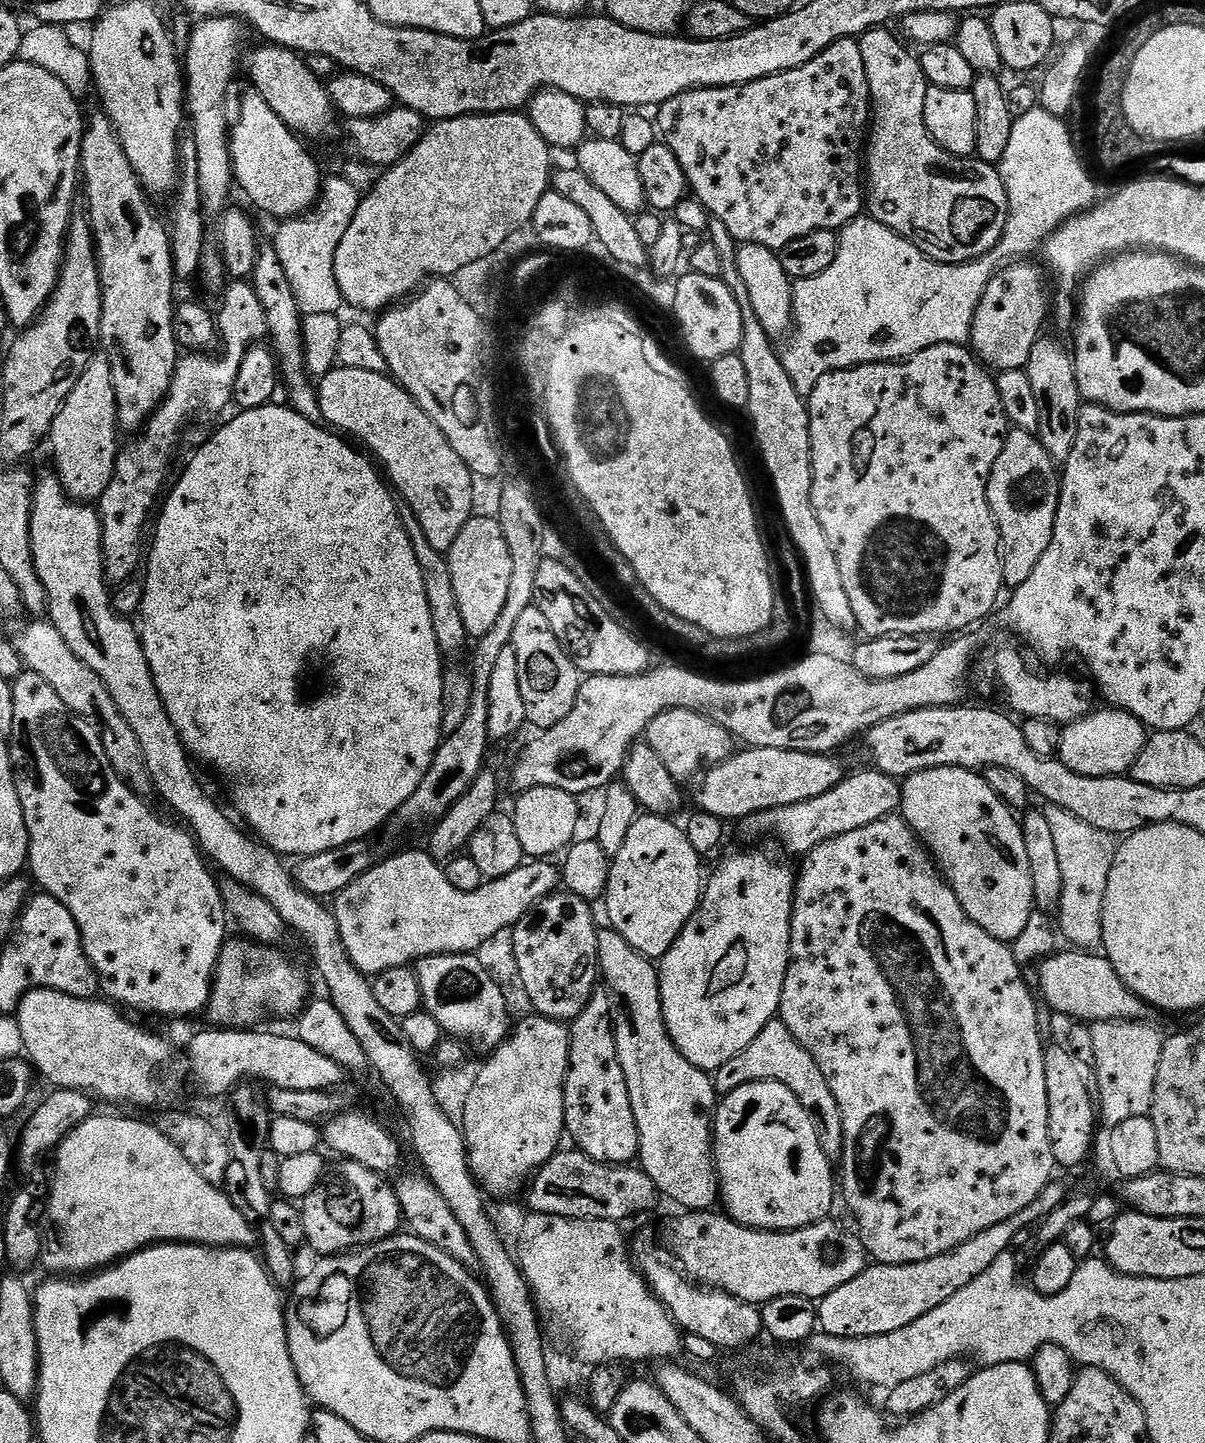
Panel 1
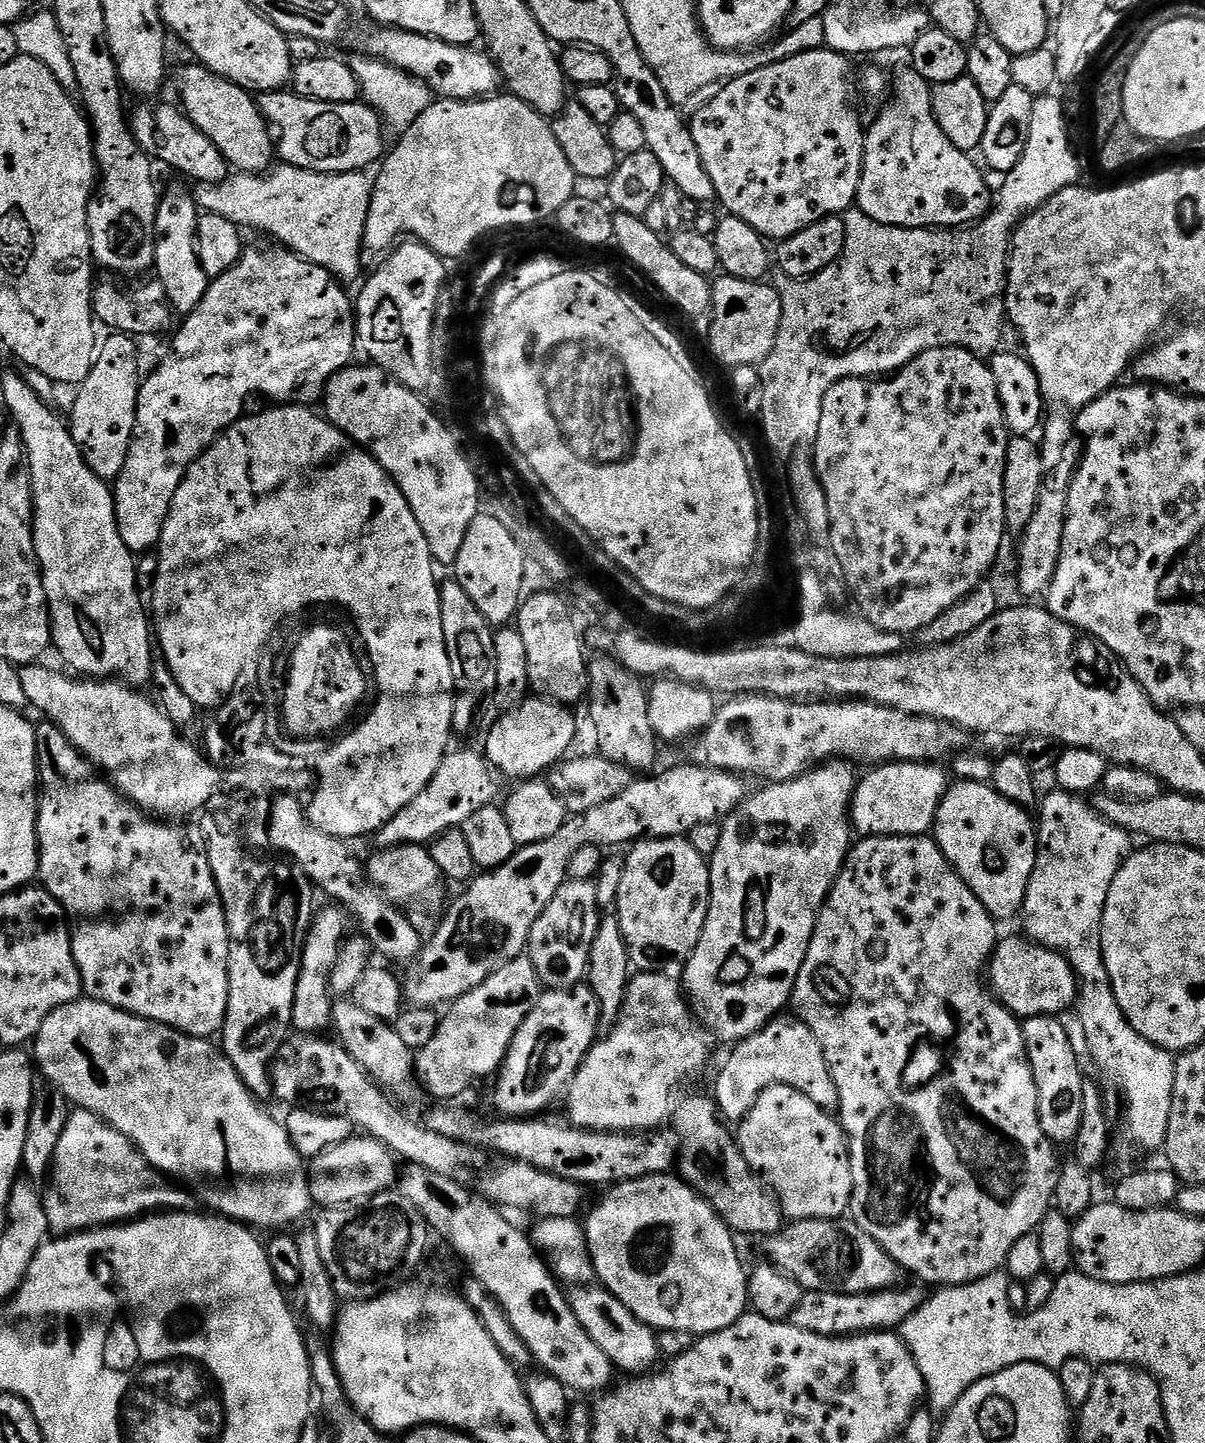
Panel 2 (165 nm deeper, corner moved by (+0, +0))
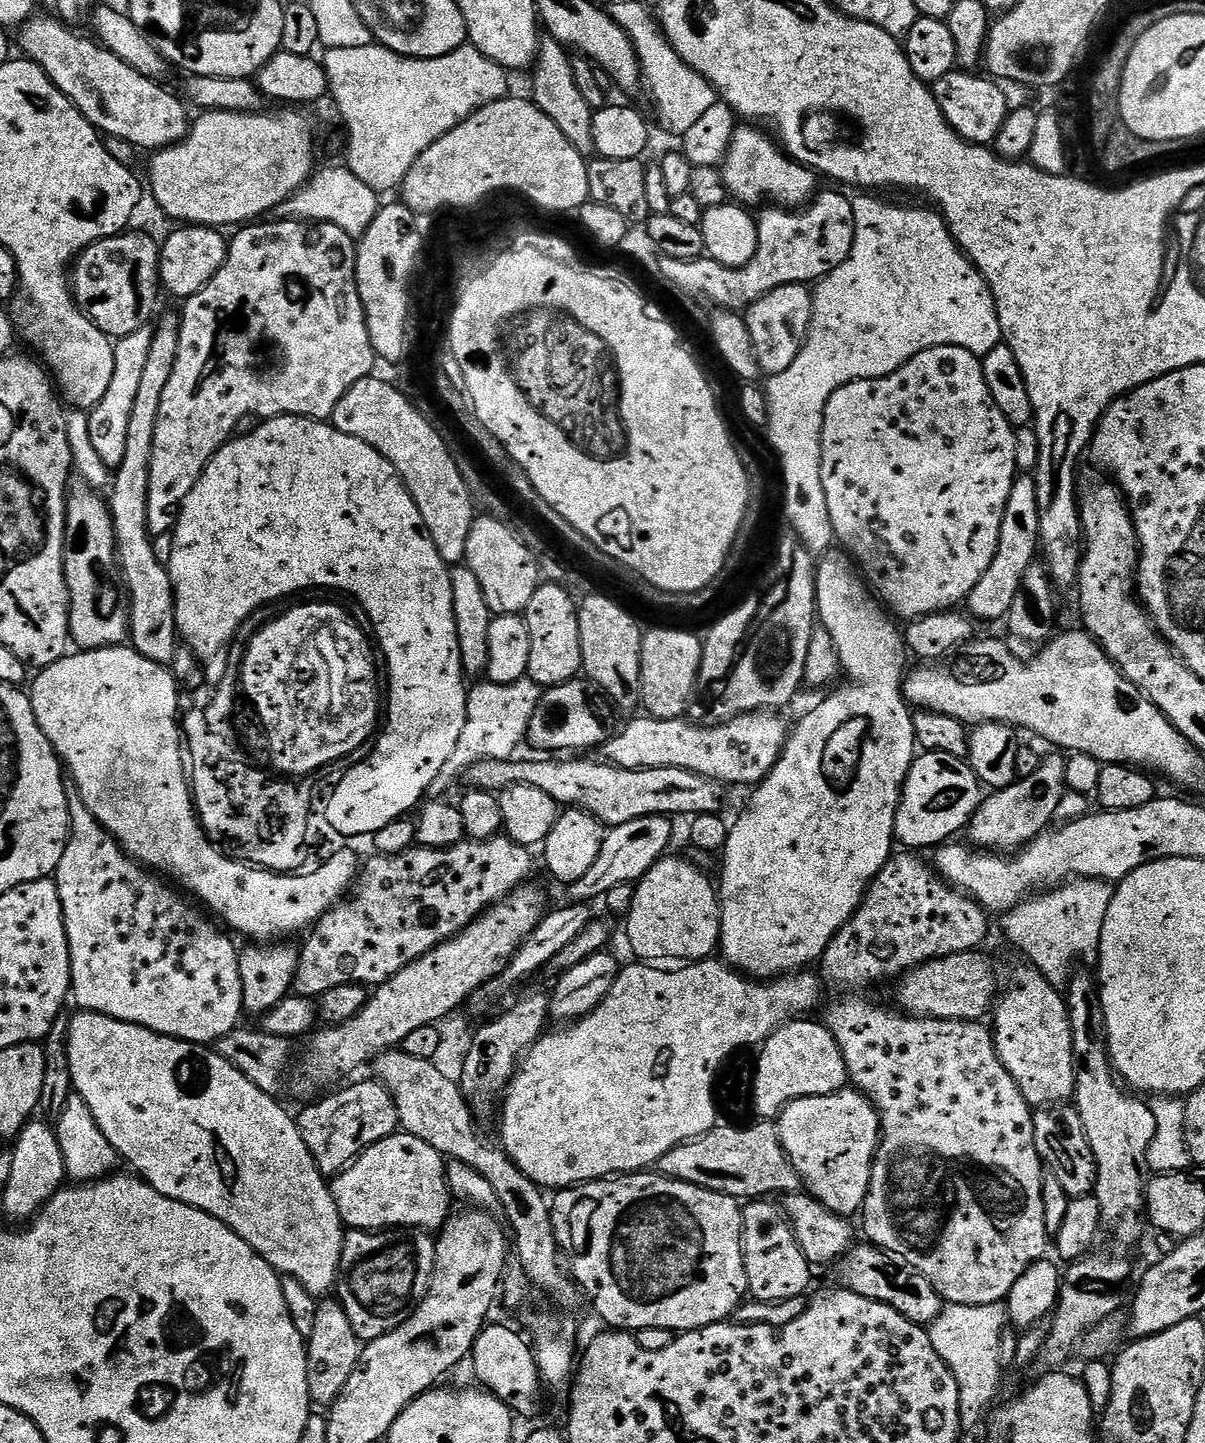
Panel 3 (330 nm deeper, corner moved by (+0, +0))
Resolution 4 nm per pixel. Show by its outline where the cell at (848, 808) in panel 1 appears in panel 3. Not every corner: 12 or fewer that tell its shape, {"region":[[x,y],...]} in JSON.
{"region":[[921,751],[896,811],[905,849],[972,823],[982,785],[967,759]]}

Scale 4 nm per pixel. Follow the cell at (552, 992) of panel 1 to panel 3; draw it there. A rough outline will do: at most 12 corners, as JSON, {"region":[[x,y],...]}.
{"region":[[634,818],[611,829],[576,902],[639,882],[669,851],[673,821]]}

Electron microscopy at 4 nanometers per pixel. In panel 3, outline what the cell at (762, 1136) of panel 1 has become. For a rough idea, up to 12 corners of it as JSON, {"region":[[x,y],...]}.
{"region":[[849,1086],[775,1121],[807,1195],[864,1207],[880,1115]]}

